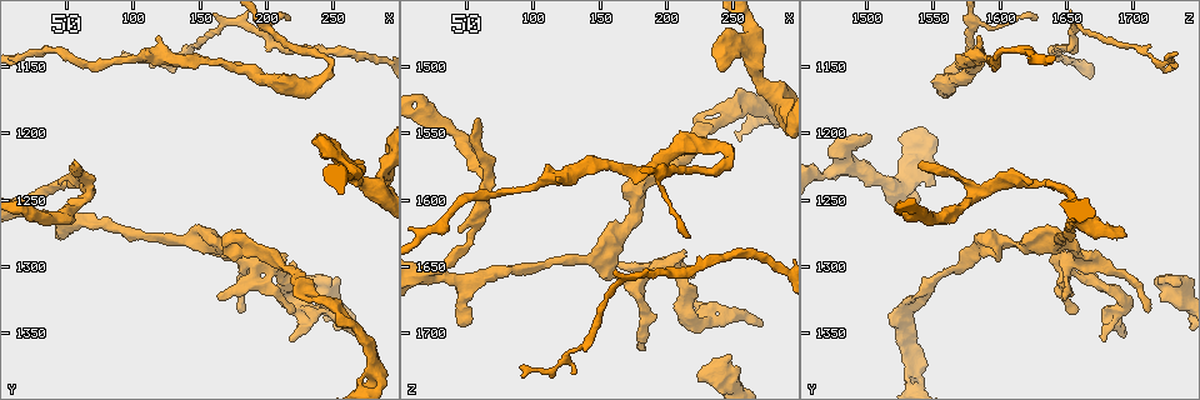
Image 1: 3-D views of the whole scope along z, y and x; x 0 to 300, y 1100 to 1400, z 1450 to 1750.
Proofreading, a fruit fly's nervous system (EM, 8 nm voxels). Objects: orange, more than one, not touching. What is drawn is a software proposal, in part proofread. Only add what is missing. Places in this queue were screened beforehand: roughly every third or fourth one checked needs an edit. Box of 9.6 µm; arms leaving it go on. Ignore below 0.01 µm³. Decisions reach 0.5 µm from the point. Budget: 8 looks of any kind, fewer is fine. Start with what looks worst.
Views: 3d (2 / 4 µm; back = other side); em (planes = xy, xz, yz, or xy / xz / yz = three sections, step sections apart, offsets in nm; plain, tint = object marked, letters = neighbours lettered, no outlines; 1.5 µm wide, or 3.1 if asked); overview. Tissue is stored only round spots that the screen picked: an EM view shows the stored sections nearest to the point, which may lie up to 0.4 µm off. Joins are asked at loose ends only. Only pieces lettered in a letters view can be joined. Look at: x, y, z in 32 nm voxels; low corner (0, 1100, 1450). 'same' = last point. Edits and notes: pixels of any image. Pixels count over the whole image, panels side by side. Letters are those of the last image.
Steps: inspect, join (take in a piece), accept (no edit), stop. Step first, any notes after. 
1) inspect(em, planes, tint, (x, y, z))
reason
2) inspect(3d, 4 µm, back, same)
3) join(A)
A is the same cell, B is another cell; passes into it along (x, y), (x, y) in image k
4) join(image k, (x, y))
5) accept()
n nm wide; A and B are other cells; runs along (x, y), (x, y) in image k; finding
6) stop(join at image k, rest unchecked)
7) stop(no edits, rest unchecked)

inspect(em, planes, tint, (48, 1276, 1694))
an open end

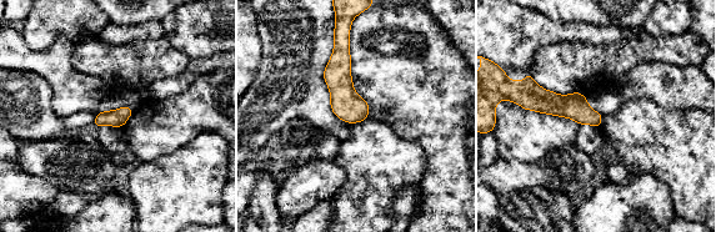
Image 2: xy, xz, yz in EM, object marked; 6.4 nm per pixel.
inspect(em, planes, letters, same)
what lies round it

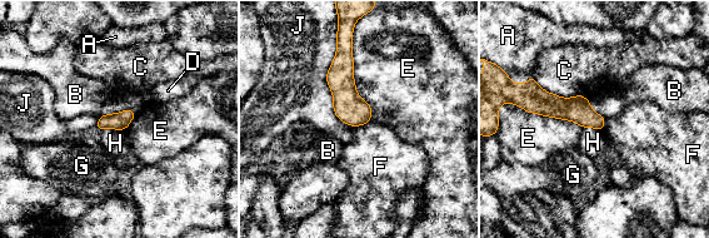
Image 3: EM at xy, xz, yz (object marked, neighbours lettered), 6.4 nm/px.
accept()
J touches over 600 nm; A, B, C, D, E, F, G, H and J are other cells; no lettered piece goes on from it

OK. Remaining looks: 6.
inspect(em, planes, letters, (180, 1332, 1712))
free end

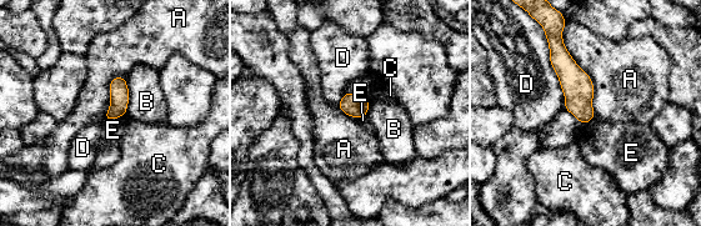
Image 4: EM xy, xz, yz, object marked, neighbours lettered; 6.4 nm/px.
accept()
A, B, C, D and E are other cells; border along (561, 30), (591, 80), (595, 115) in image 4; no lettered piece goes on from it

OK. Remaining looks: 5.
inspect(em, xy, step 8, letters, (258, 1346, 1518))
an open end

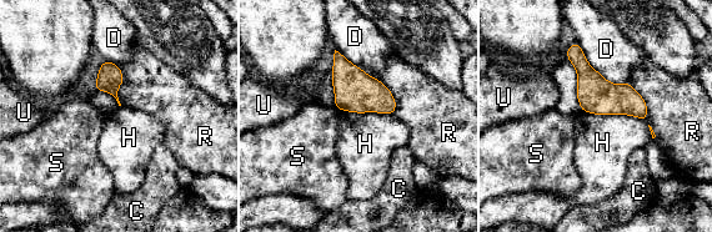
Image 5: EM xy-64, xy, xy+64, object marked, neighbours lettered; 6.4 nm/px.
accept()
D touches over 440 nm; C, D, H, R, S and U are other cells; no lettered piece goes on from it

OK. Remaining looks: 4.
stop(no edits, rest unchecked)

